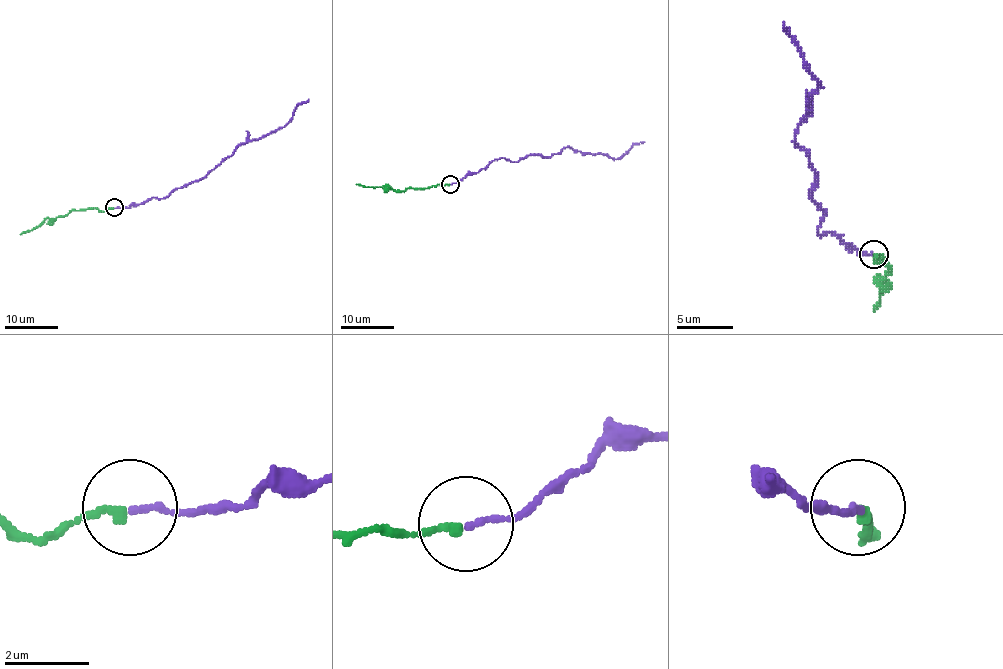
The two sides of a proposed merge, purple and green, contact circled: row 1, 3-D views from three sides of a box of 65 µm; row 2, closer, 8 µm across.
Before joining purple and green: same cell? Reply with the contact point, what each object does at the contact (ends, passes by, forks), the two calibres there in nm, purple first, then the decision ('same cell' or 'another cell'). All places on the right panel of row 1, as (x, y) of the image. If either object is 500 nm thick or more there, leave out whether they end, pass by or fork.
at (873, 254); purple ends there; green ends there; 140 nm thick on the purple side, 200 nm on the other; same cell

